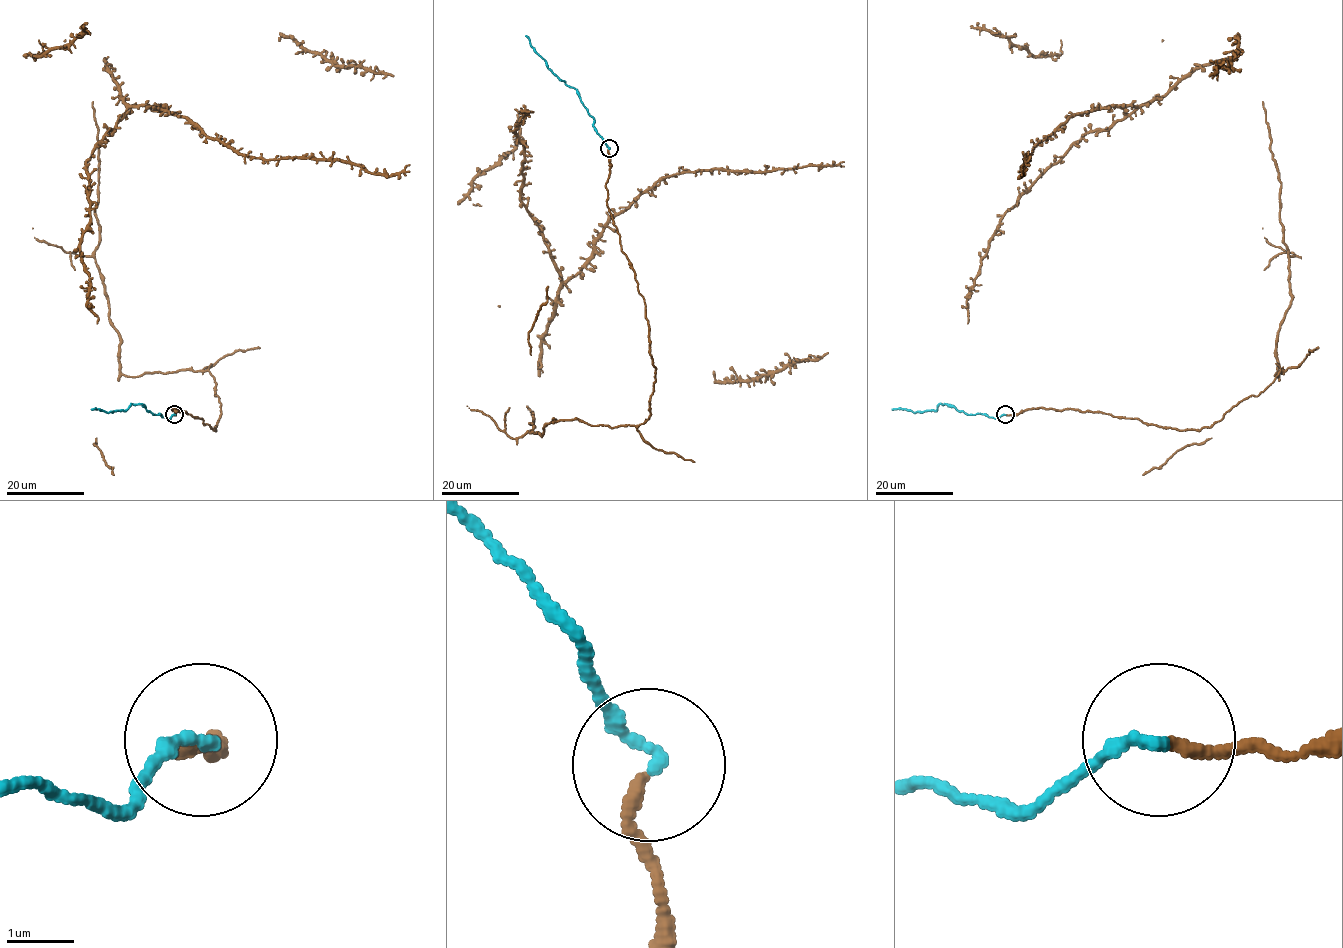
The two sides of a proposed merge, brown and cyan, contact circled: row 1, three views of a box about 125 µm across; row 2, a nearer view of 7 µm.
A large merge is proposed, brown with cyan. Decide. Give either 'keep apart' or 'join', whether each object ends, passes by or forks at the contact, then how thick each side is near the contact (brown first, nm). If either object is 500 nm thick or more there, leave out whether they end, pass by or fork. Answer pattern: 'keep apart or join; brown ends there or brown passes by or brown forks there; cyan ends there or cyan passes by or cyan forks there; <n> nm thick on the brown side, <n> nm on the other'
join; brown ends there; cyan ends there; 170 nm thick on the brown side, 170 nm on the other

